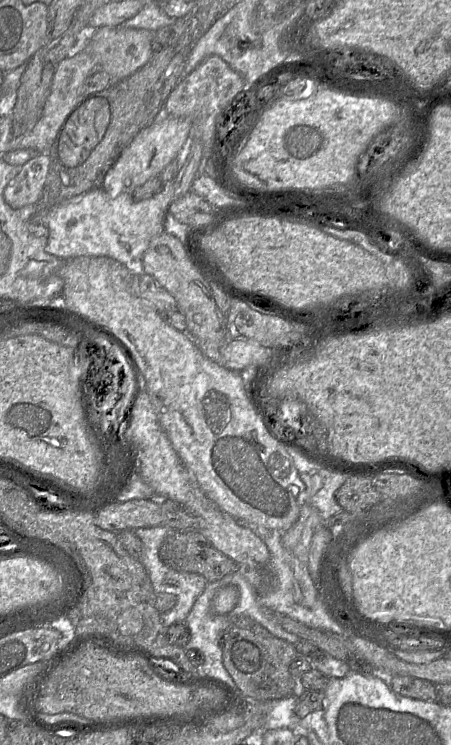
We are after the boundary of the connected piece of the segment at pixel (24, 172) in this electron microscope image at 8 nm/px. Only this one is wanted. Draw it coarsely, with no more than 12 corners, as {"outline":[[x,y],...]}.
{"outline":[[39,153],[4,190],[14,209],[40,199],[50,167]]}

